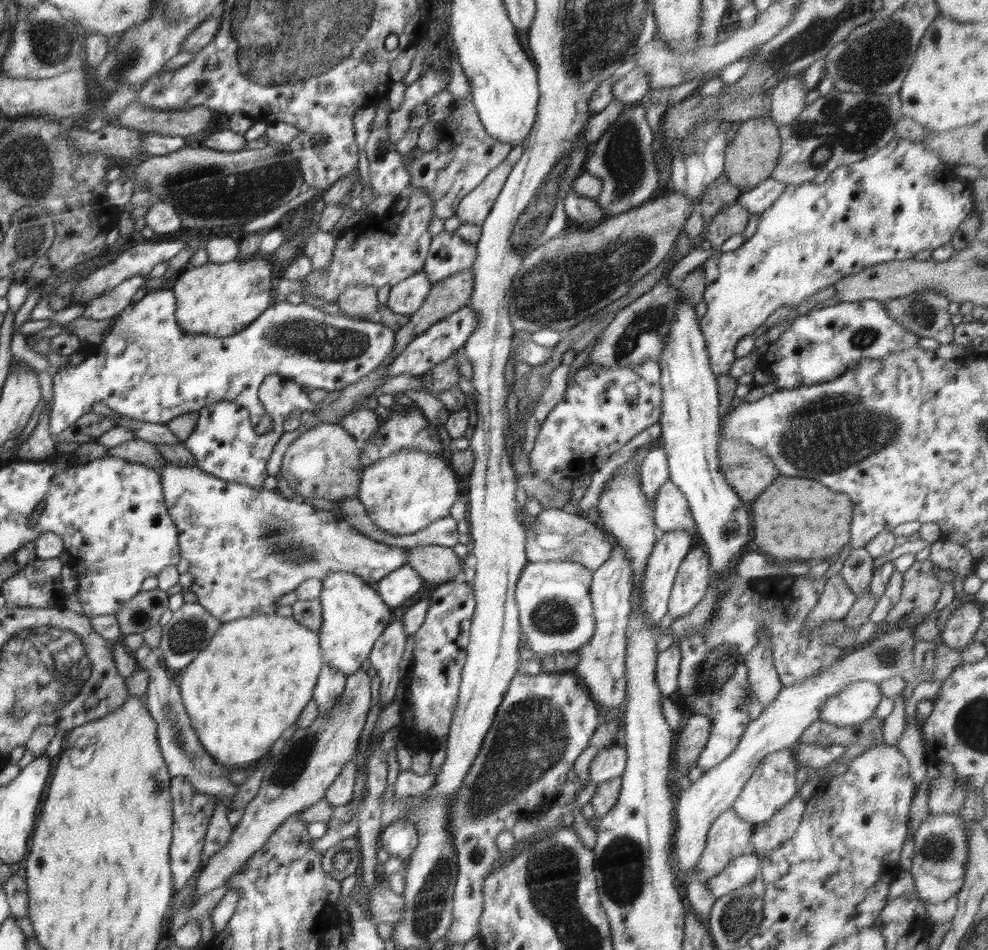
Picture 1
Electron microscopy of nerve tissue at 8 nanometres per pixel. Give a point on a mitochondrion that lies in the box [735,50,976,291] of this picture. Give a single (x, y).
(857, 126)

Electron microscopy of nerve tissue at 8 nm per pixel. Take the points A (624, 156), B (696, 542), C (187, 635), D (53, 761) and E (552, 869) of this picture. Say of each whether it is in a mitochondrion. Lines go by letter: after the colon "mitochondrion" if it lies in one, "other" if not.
A: mitochondrion
B: other
C: mitochondrion
D: other
E: mitochondrion

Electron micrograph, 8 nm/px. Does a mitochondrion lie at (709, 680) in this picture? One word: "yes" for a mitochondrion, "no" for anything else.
yes

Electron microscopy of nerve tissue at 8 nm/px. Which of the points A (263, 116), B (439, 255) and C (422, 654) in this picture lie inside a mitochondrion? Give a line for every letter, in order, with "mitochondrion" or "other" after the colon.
A: other
B: other
C: other

